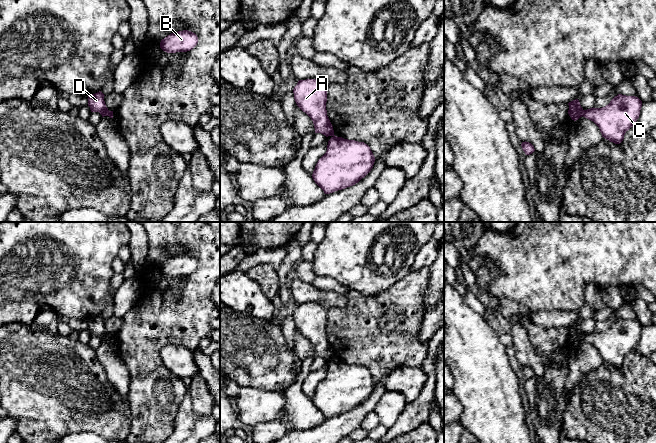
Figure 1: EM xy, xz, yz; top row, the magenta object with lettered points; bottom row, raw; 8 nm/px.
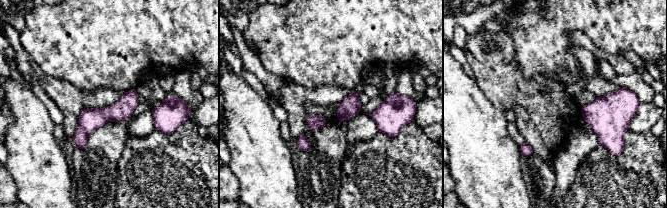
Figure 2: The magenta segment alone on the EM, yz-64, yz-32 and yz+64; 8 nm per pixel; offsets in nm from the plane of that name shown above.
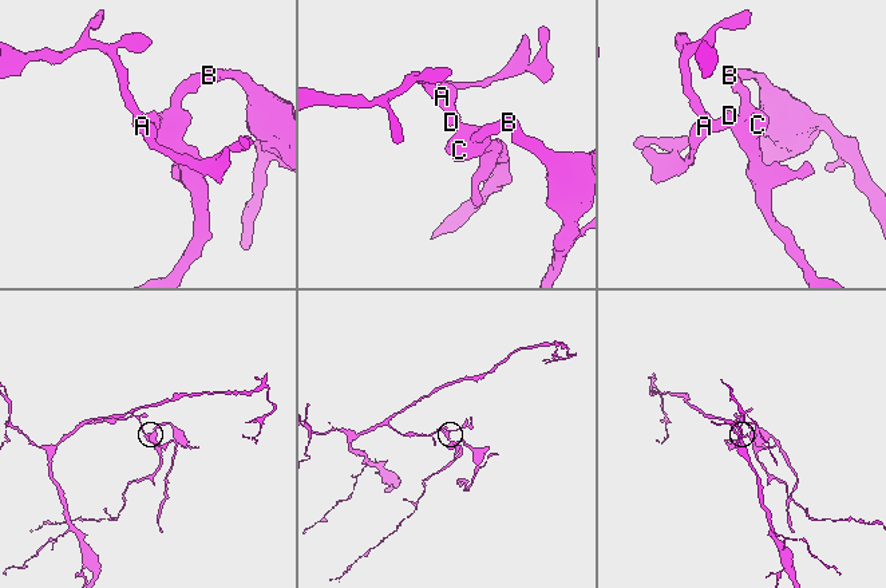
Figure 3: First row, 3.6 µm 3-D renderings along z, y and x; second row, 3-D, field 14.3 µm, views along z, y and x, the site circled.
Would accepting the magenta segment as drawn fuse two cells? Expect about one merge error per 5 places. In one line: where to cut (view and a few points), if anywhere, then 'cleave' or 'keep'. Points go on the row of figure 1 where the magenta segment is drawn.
cut in yz along (584, 110), (582, 115); cleave

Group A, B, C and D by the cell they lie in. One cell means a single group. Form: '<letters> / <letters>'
A D / B C

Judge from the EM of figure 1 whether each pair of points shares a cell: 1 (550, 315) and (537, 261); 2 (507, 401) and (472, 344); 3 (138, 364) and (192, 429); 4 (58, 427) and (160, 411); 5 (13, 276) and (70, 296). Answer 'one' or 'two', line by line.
1: two
2: one
3: two
4: two
5: one

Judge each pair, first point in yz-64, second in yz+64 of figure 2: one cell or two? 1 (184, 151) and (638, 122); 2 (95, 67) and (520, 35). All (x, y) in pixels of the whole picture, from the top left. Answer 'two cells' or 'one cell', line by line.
1: two cells
2: one cell

